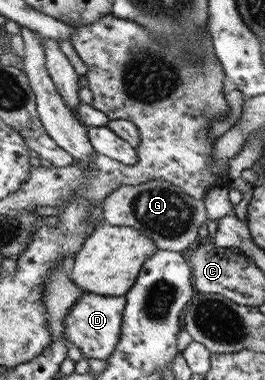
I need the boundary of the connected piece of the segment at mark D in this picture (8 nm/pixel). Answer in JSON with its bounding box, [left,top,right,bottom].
[63,292,124,361]

